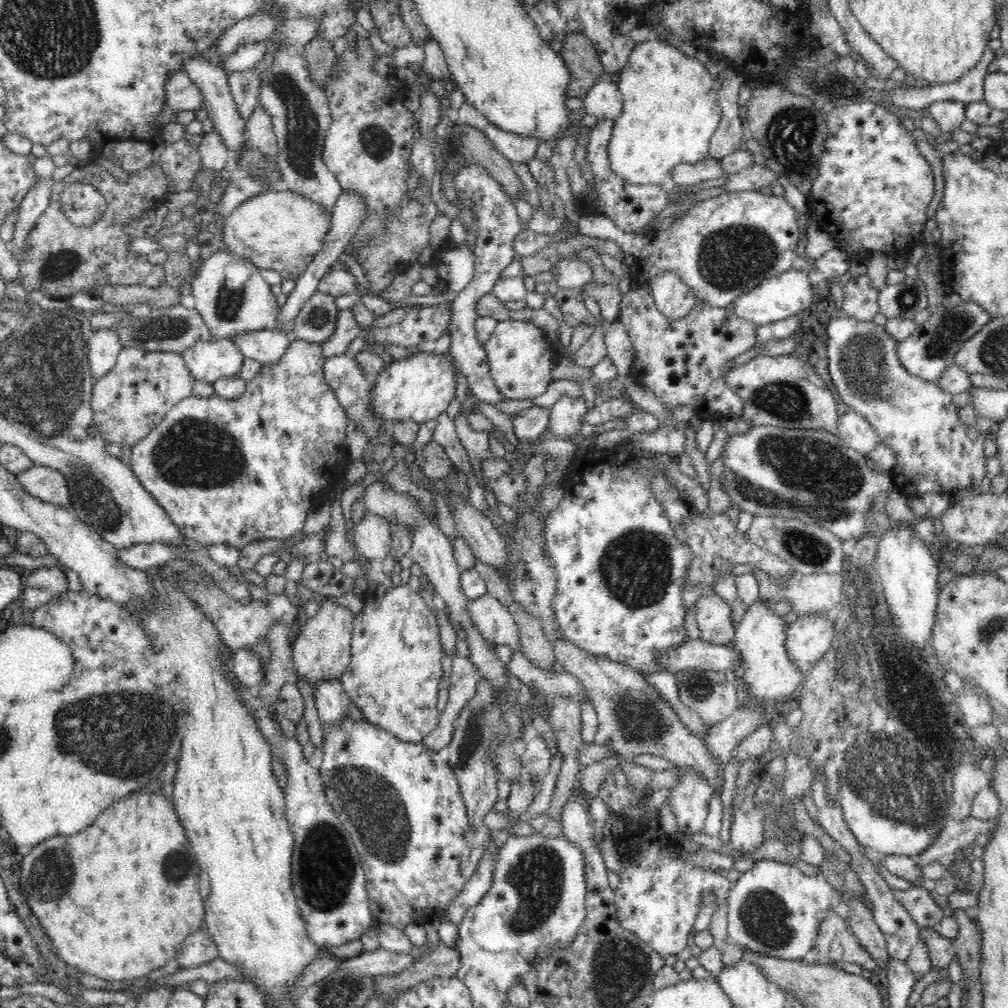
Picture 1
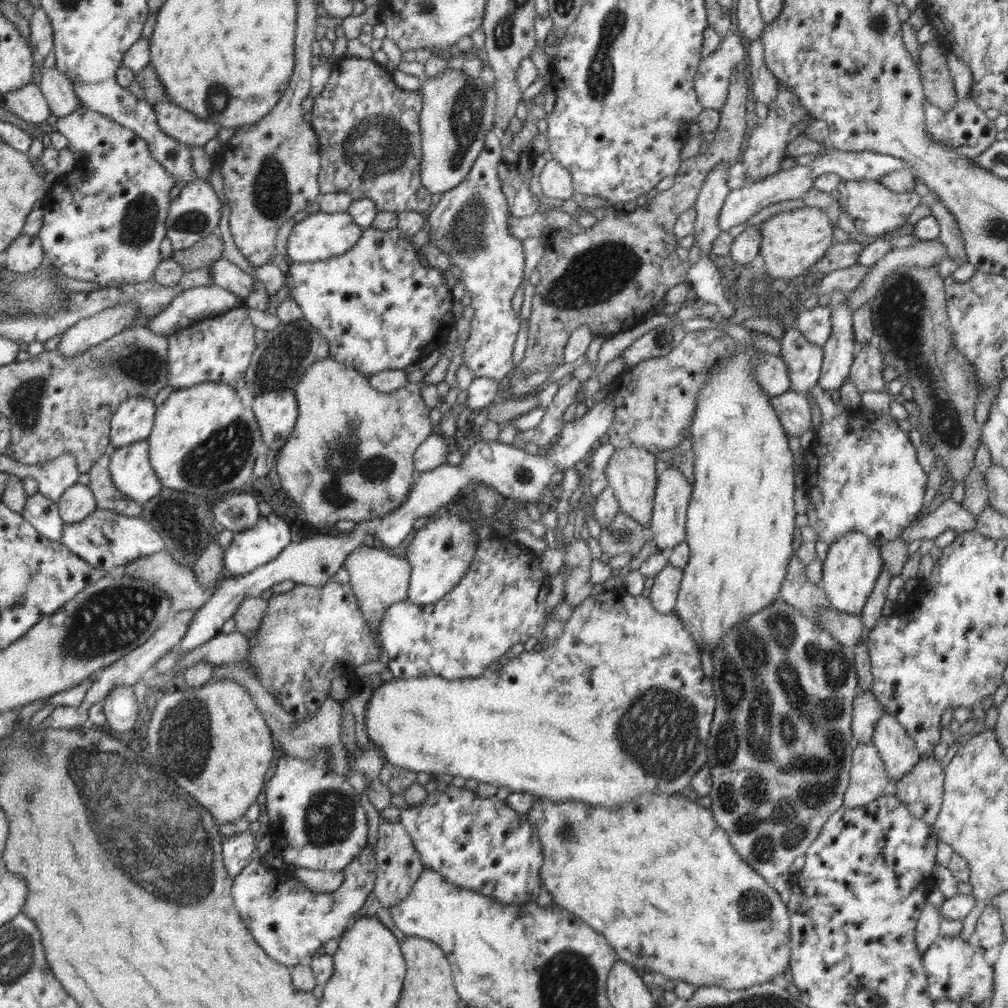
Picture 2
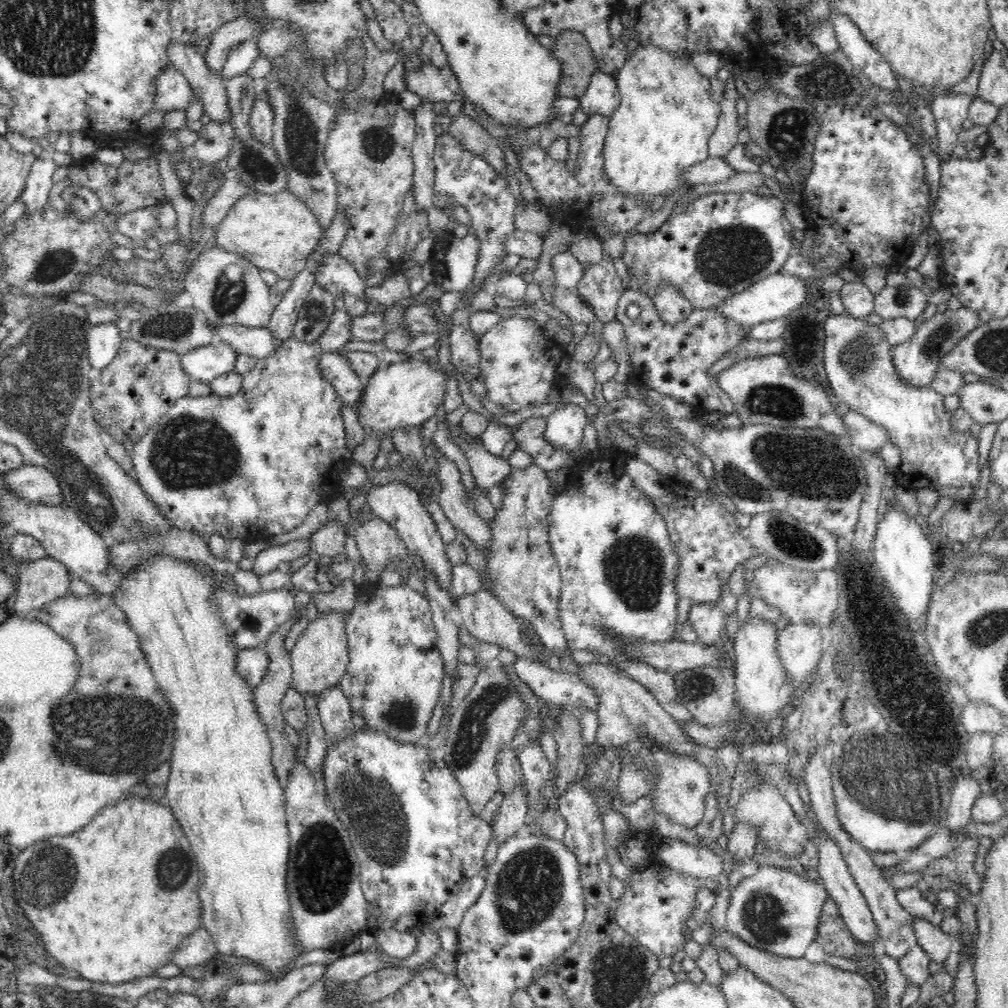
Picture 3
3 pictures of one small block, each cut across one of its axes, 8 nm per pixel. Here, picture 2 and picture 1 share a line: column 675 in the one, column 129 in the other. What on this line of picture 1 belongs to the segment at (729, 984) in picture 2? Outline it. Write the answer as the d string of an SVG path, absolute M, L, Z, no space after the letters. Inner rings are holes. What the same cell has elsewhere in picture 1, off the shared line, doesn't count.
M150 789L146 793L139 793L136 790L130 795L120 798L118 802L100 812L92 824L77 834L66 837L54 836L36 844L36 847L21 861L19 881L21 892L32 913L50 938L55 953L68 964L68 967L72 968L72 971L78 969L80 972L87 972L92 976L112 982L130 982L132 979L148 976L152 970L163 967L168 960L176 959L184 940L194 934L196 930L205 927L205 906L199 891L199 874L200 867L195 852L176 814L172 796L164 796Z

